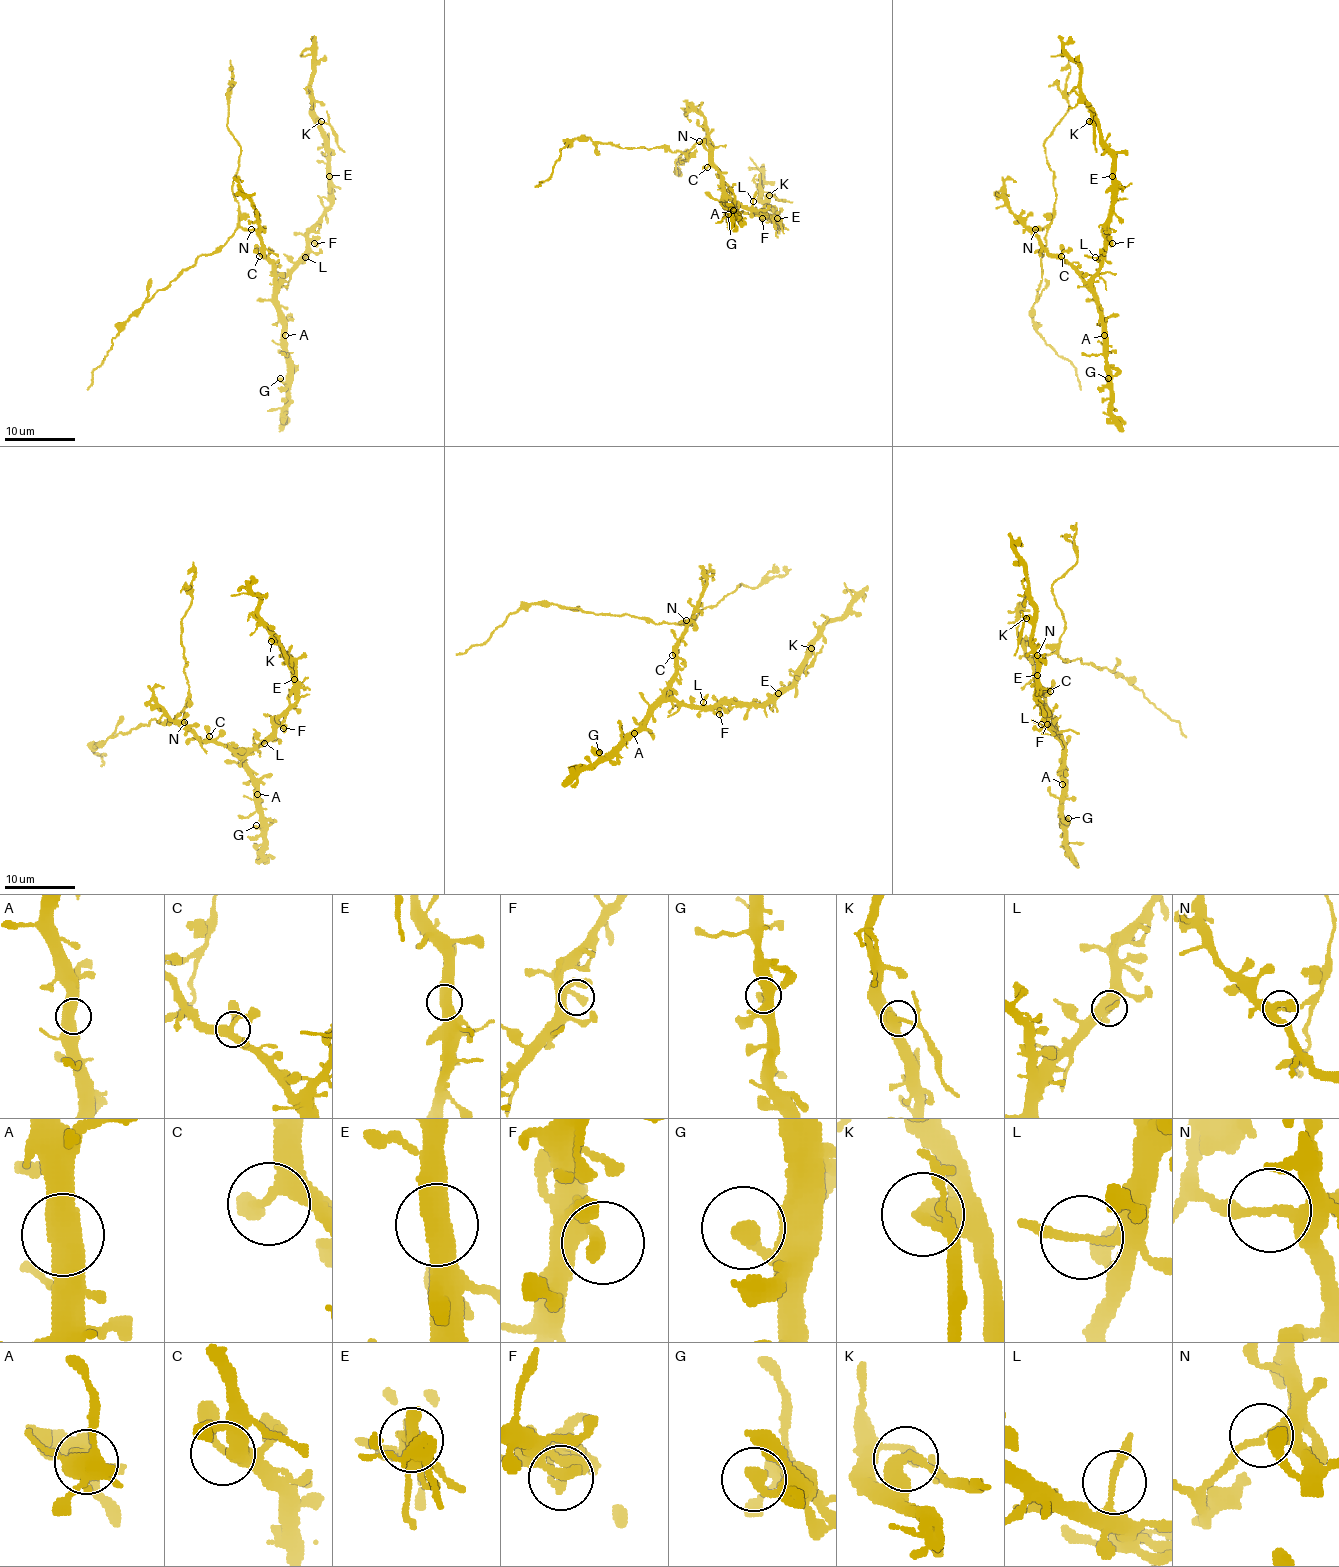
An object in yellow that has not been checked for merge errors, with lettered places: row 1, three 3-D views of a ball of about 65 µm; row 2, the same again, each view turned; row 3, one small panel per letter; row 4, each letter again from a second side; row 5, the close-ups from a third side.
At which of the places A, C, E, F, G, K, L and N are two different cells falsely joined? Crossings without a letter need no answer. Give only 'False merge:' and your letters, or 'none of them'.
False merge: K, N

